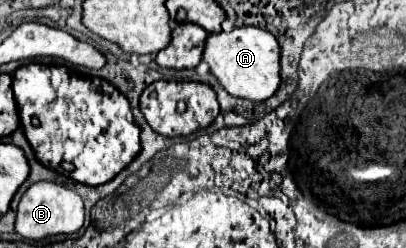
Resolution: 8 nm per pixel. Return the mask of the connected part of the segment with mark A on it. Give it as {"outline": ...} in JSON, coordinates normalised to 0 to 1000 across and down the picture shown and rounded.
{"outline":[[[589,105],[569,129],[515,137],[500,194],[500,242],[515,258],[520,298],[539,323],[539,339],[584,395],[603,395],[618,411],[648,411],[677,379],[692,331],[692,266],[687,266],[692,194],[658,121],[628,105]]]}

